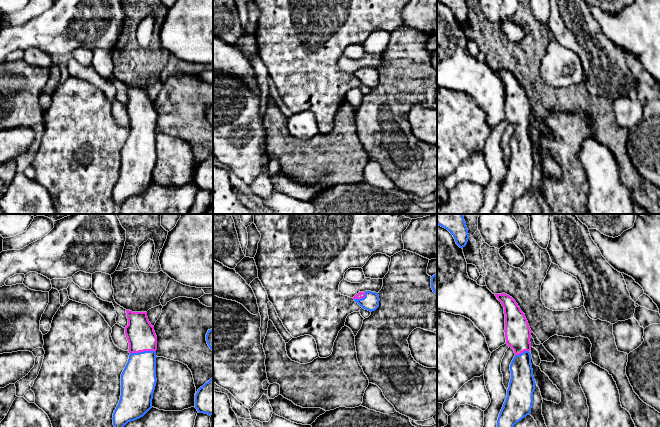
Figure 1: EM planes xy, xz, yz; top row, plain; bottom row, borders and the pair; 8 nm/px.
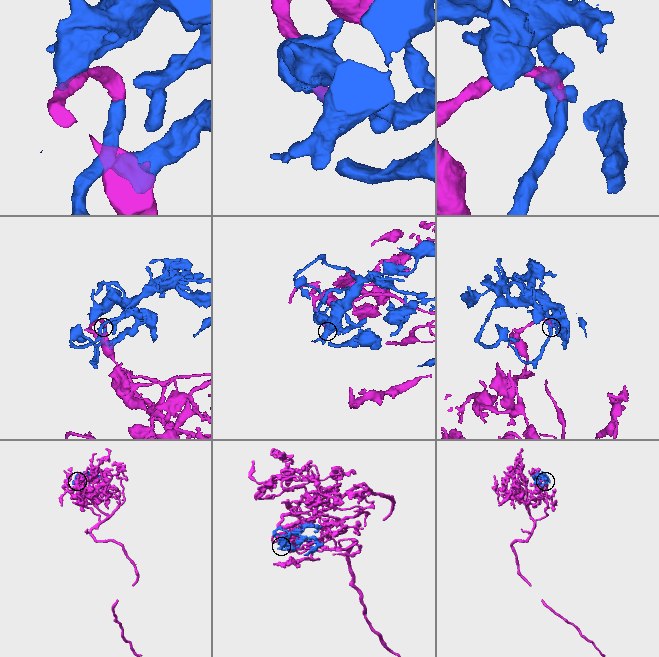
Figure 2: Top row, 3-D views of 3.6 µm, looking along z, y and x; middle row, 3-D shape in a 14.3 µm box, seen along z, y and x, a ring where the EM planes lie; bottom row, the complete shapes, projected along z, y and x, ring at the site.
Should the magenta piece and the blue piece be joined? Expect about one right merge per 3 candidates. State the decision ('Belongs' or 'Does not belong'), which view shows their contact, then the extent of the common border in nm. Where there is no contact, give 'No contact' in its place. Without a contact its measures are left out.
Belongs. Touches magenta in xy. Shared border 200 nm

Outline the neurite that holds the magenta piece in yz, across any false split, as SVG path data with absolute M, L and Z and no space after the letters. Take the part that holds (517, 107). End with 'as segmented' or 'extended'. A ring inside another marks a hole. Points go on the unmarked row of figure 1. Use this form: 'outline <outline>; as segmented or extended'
outline M495 70L504 83L506 120L514 126L511 155L492 214L510 214L514 201L531 189L535 156L531 140L531 105L525 90L509 71Z; extended

